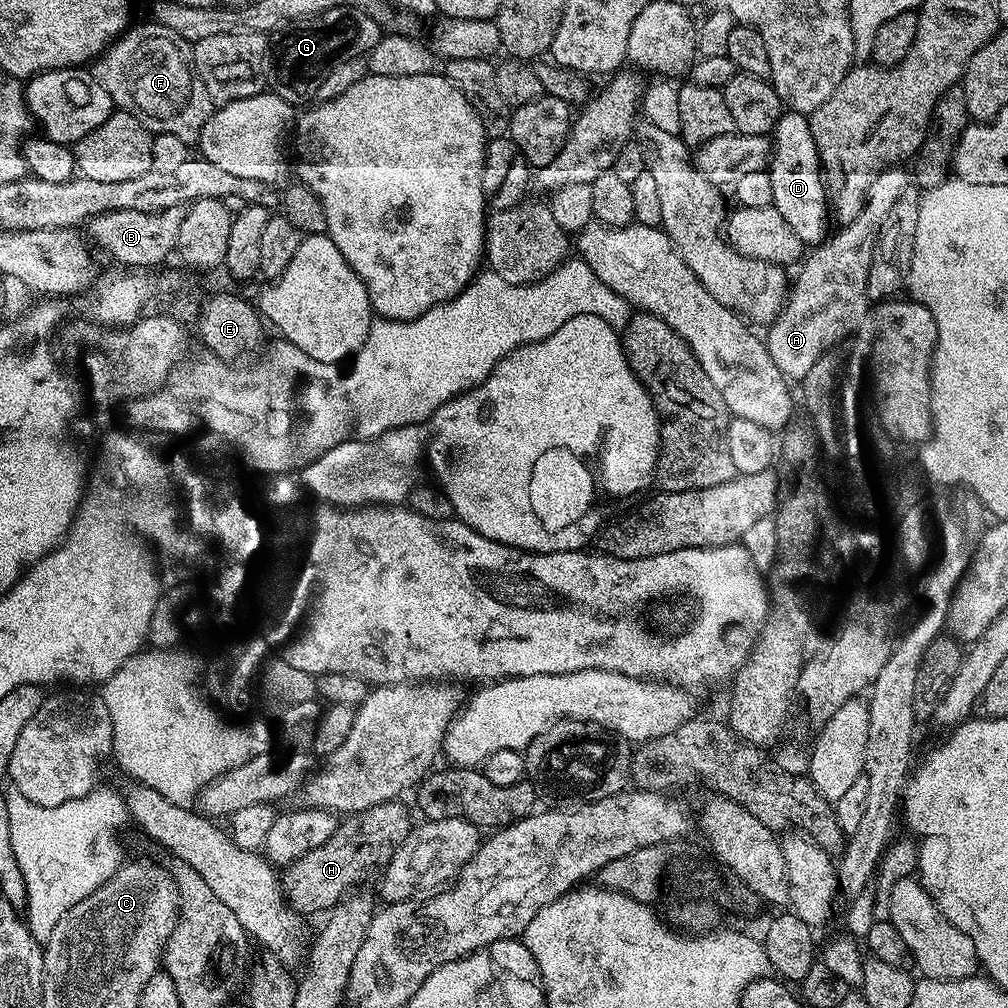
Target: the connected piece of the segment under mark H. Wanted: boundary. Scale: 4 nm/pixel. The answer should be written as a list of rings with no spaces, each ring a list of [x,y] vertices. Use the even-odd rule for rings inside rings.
[[[399,799],[390,802],[382,802],[378,806],[370,806],[370,810],[362,810],[345,815],[339,821],[326,842],[317,849],[310,850],[309,853],[302,854],[292,864],[287,865],[282,872],[282,887],[286,893],[288,907],[301,914],[308,912],[324,912],[336,907],[341,900],[345,899],[375,868],[380,868],[383,864],[386,866],[392,864],[392,856],[406,842],[406,838],[412,832],[414,820],[408,817],[406,809],[400,805]]]

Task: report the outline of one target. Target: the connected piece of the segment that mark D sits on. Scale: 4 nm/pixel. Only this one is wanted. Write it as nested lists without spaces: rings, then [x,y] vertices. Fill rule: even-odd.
[[[785,111],[774,129],[774,147],[767,172],[773,186],[772,203],[805,245],[824,243],[830,235],[828,228],[828,192],[820,173],[822,157],[812,137],[812,125],[803,112]]]

